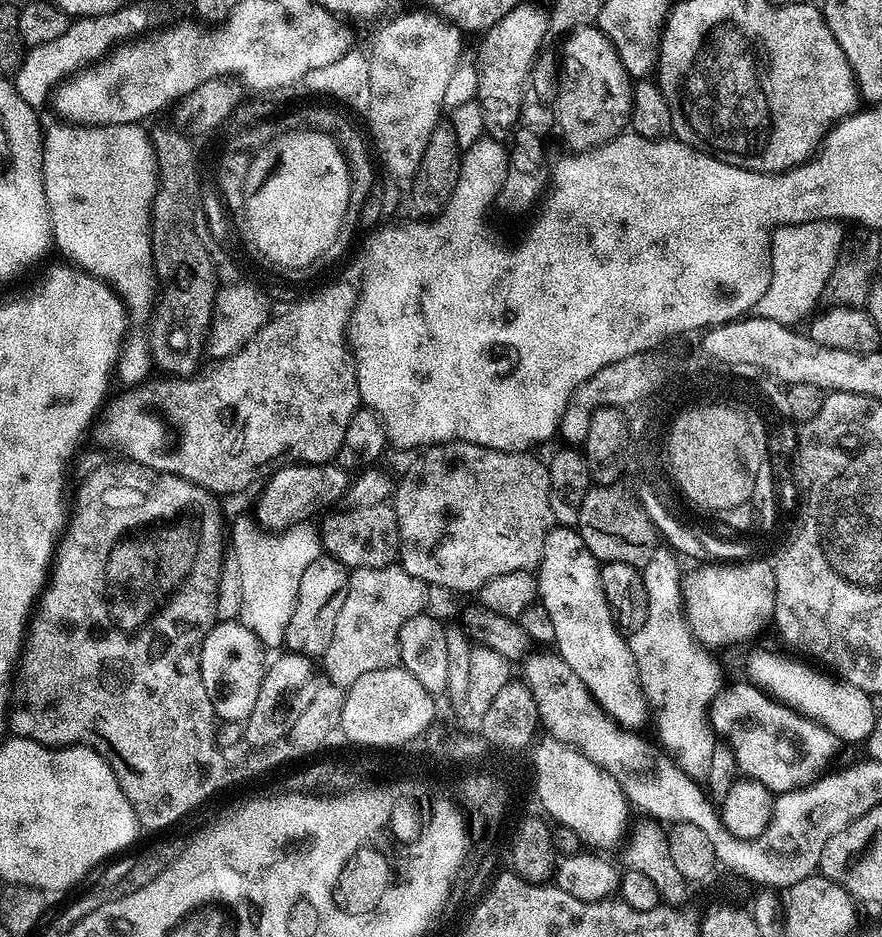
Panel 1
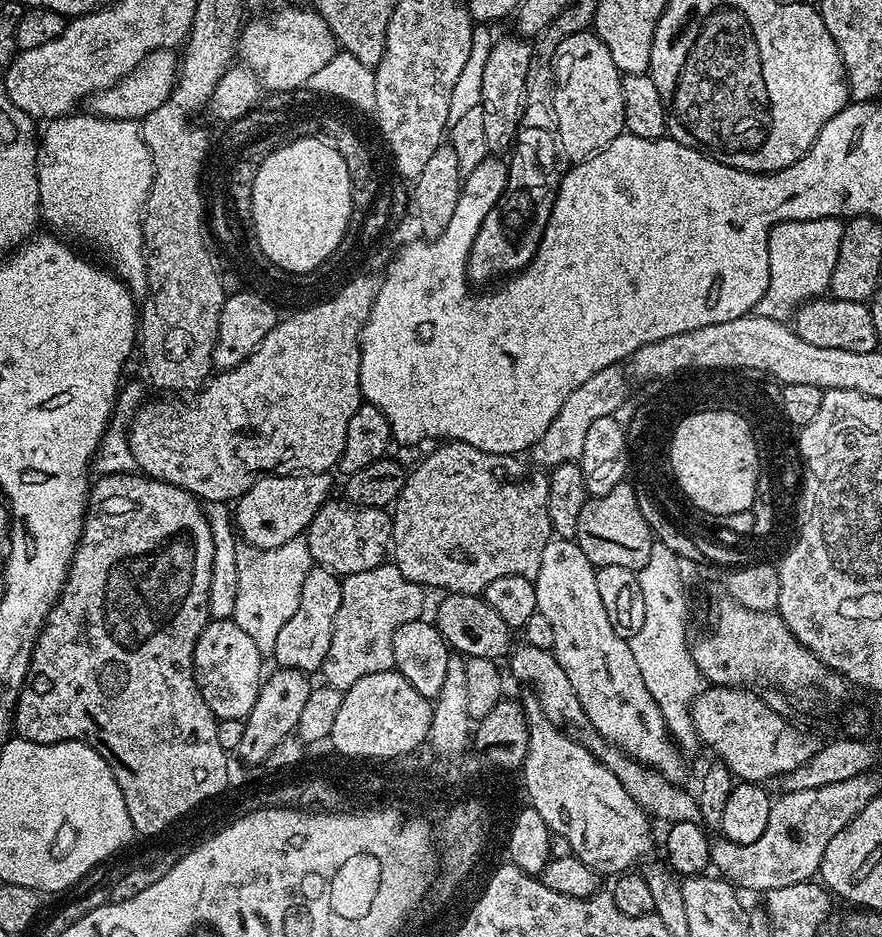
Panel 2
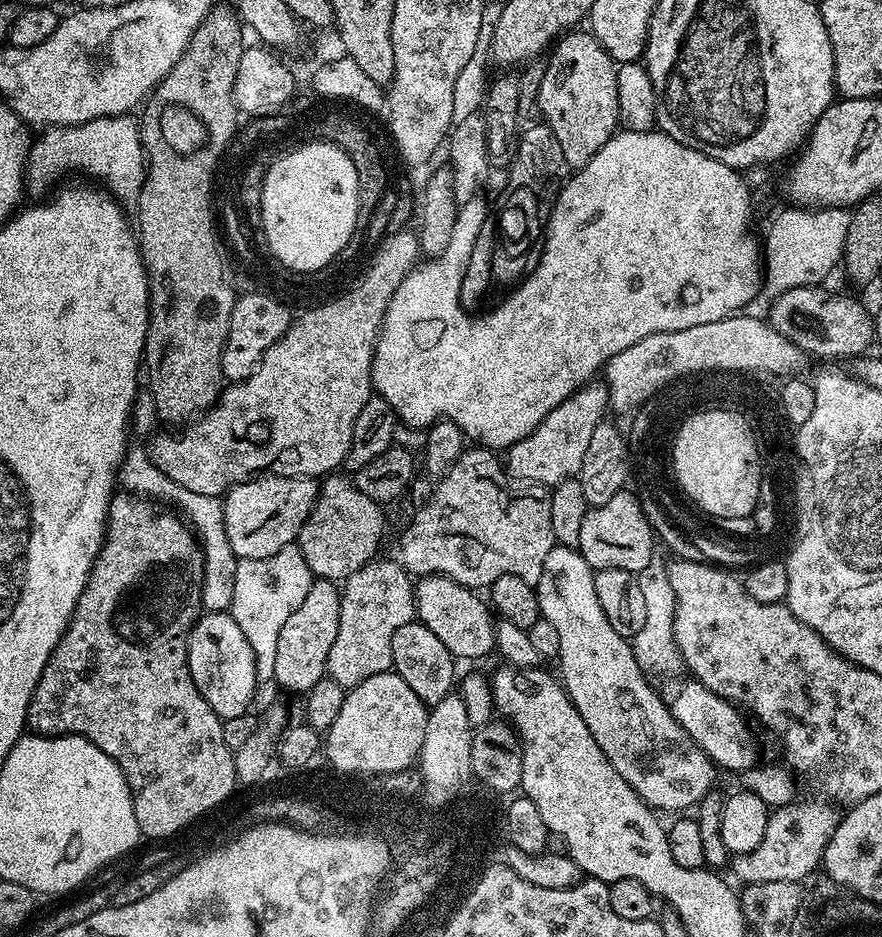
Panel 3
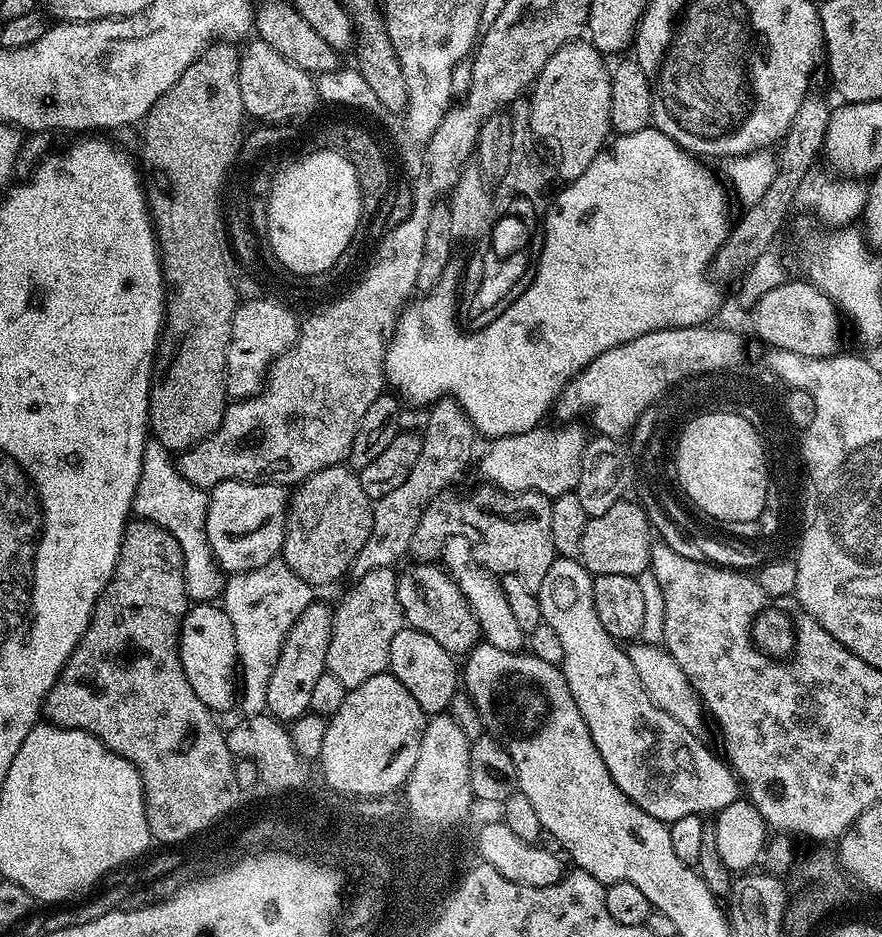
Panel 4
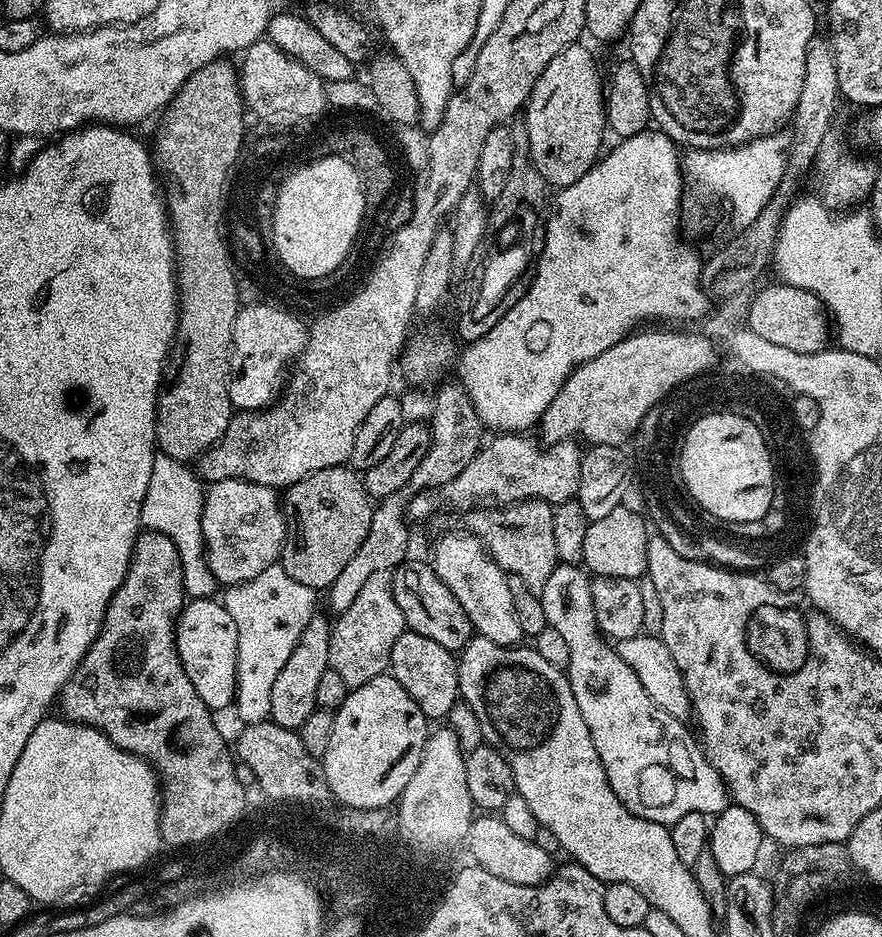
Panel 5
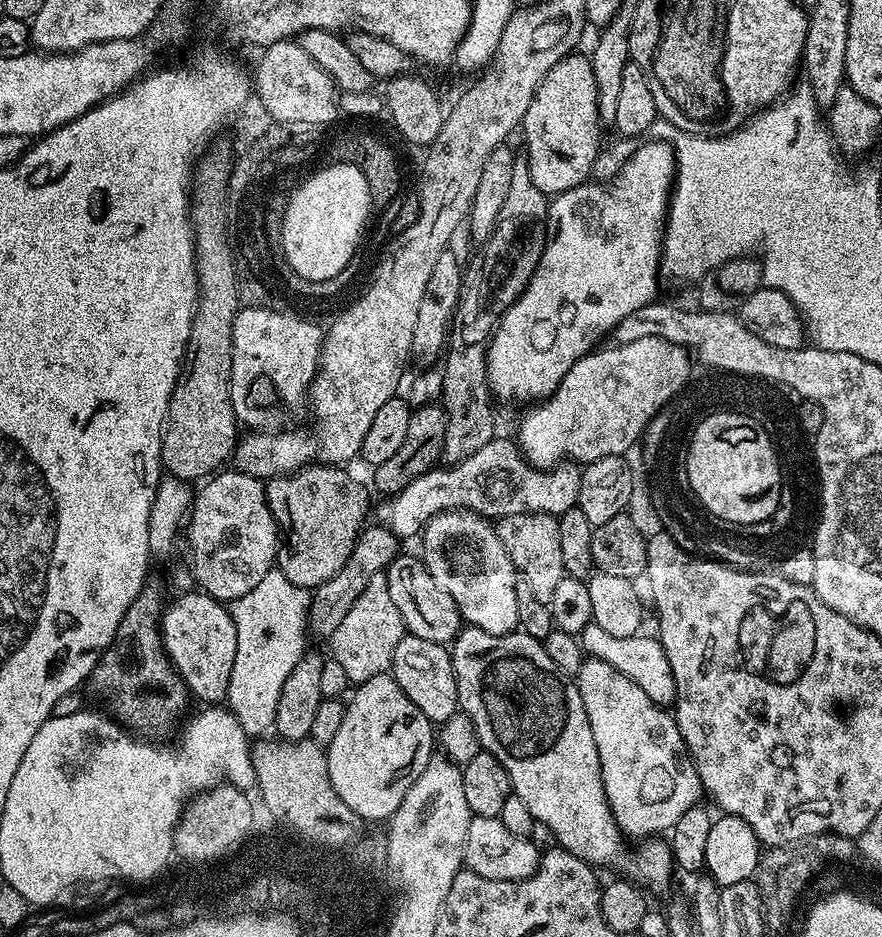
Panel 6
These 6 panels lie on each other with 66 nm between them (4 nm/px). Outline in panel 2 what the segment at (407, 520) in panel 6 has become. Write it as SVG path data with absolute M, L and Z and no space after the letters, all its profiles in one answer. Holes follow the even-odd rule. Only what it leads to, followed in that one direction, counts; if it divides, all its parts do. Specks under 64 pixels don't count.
M623 367L598 370L591 378L586 378L566 402L562 402L562 410L558 410L558 418L550 424L550 430L542 434L542 438L530 450L531 463L544 470L557 468L560 464L571 464L579 461L582 446L586 446L586 434L590 431L590 422L594 418L611 416L619 413L619 408L628 400L628 380L624 377Z

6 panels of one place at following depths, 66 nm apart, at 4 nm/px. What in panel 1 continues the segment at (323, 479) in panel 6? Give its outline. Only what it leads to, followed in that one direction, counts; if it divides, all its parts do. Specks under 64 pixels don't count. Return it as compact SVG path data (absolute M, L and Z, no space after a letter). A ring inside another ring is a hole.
M385 502L383 504L379 504L378 506L351 506L352 508L348 508L345 512L336 512L333 511L331 514L333 516L328 516L324 520L324 525L321 523L319 525L318 531L320 534L320 543L322 545L323 551L327 553L327 555L333 556L335 560L338 561L339 564L343 564L345 568L351 570L354 568L386 568L397 563L399 554L400 554L400 535L398 534L398 518L396 517L396 509L393 507L391 503Z

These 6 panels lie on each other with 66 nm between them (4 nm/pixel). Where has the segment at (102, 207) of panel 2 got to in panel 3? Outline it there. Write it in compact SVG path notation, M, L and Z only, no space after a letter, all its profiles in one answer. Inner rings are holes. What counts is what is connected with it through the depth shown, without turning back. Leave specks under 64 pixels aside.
M131 115L103 116L65 128L48 126L41 132L44 133L37 140L35 137L31 141L26 161L26 188L31 195L32 192L36 195L33 197L43 197L59 176L84 171L96 180L104 180L103 187L117 201L139 201L142 190L142 142L140 125Z

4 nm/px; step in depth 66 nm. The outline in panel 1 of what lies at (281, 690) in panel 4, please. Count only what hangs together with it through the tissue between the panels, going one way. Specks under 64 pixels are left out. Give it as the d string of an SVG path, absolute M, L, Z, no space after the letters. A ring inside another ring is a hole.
M321 554L317 560L310 562L310 566L306 566L302 582L298 582L298 598L294 614L290 614L290 626L286 626L284 644L289 653L323 657L326 646L330 646L330 638L334 638L334 625L338 623L342 602L346 602L344 589L348 587L349 575L349 569L327 554Z

